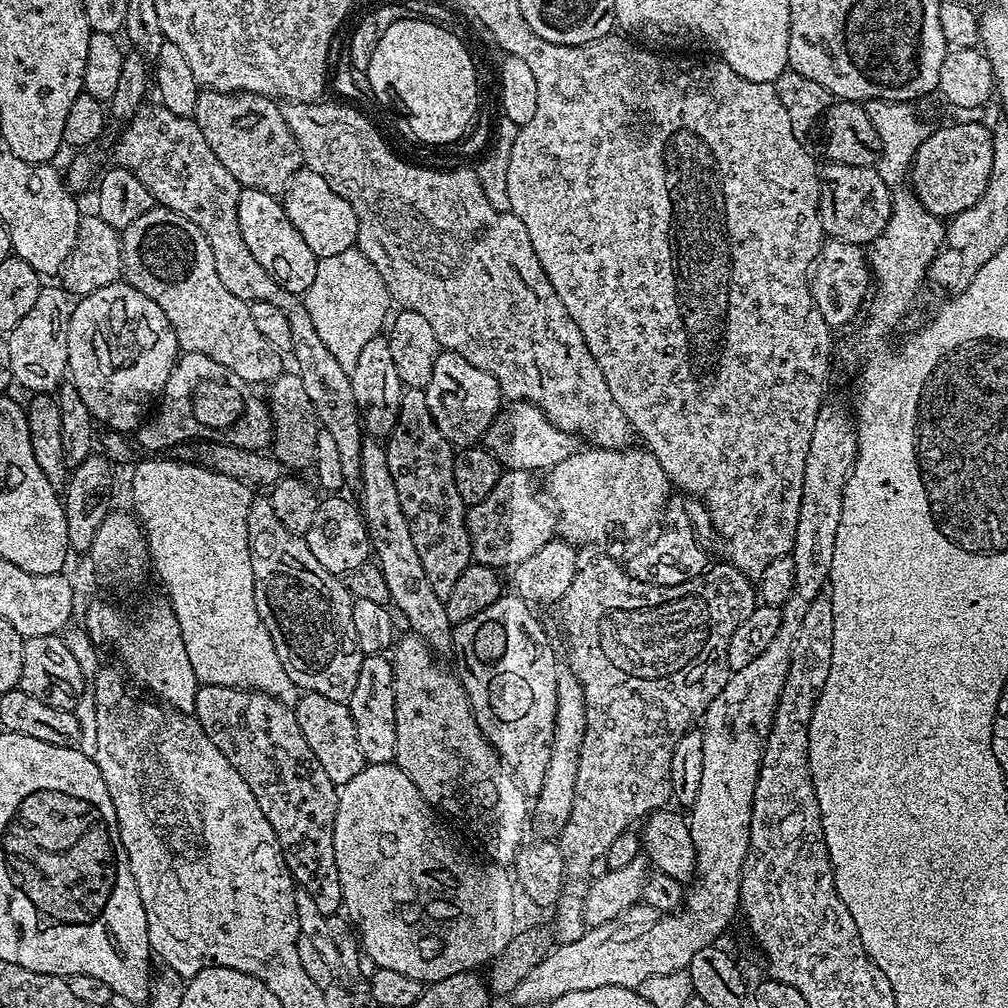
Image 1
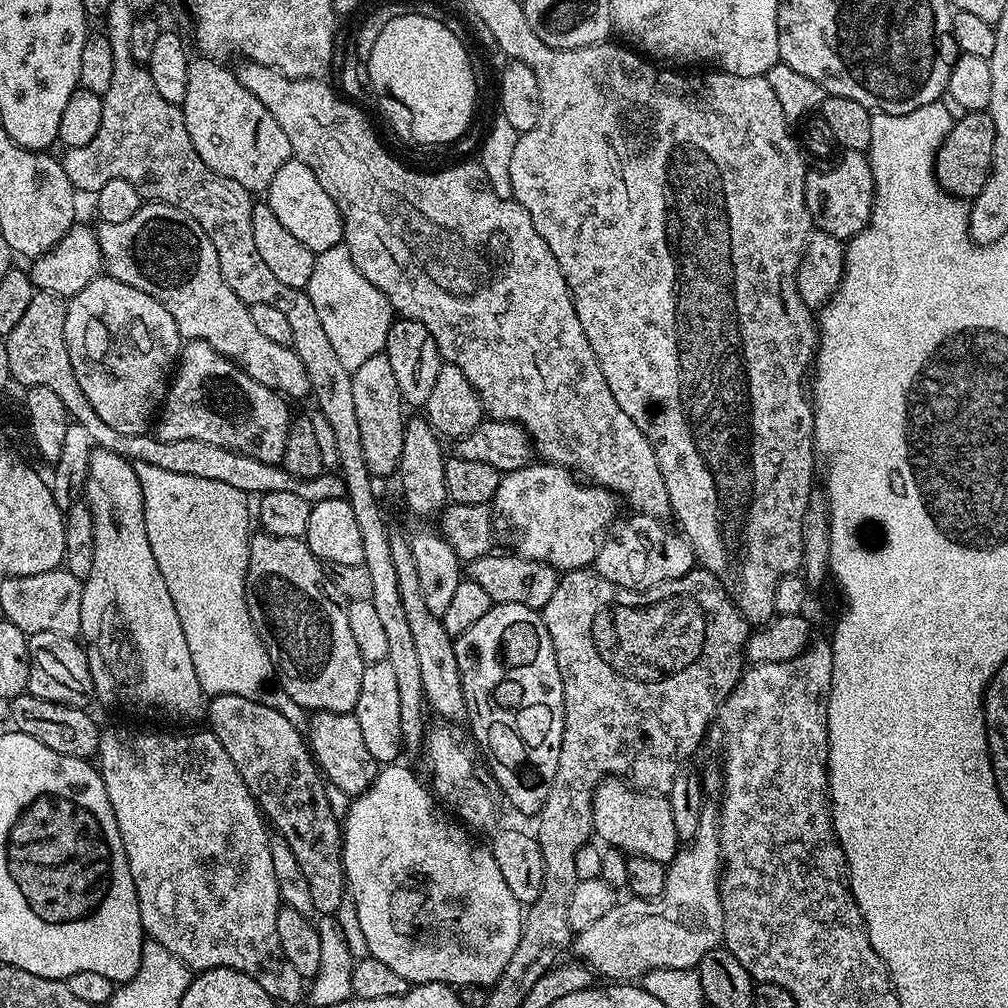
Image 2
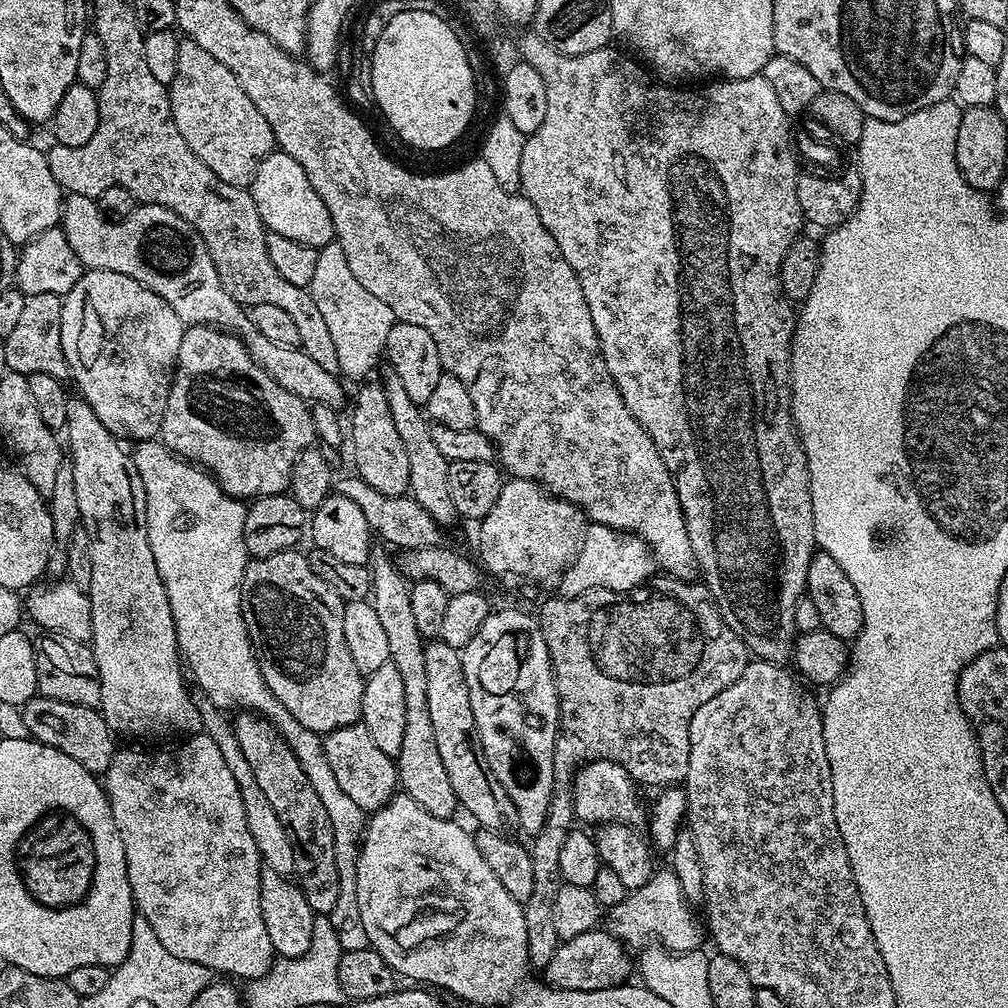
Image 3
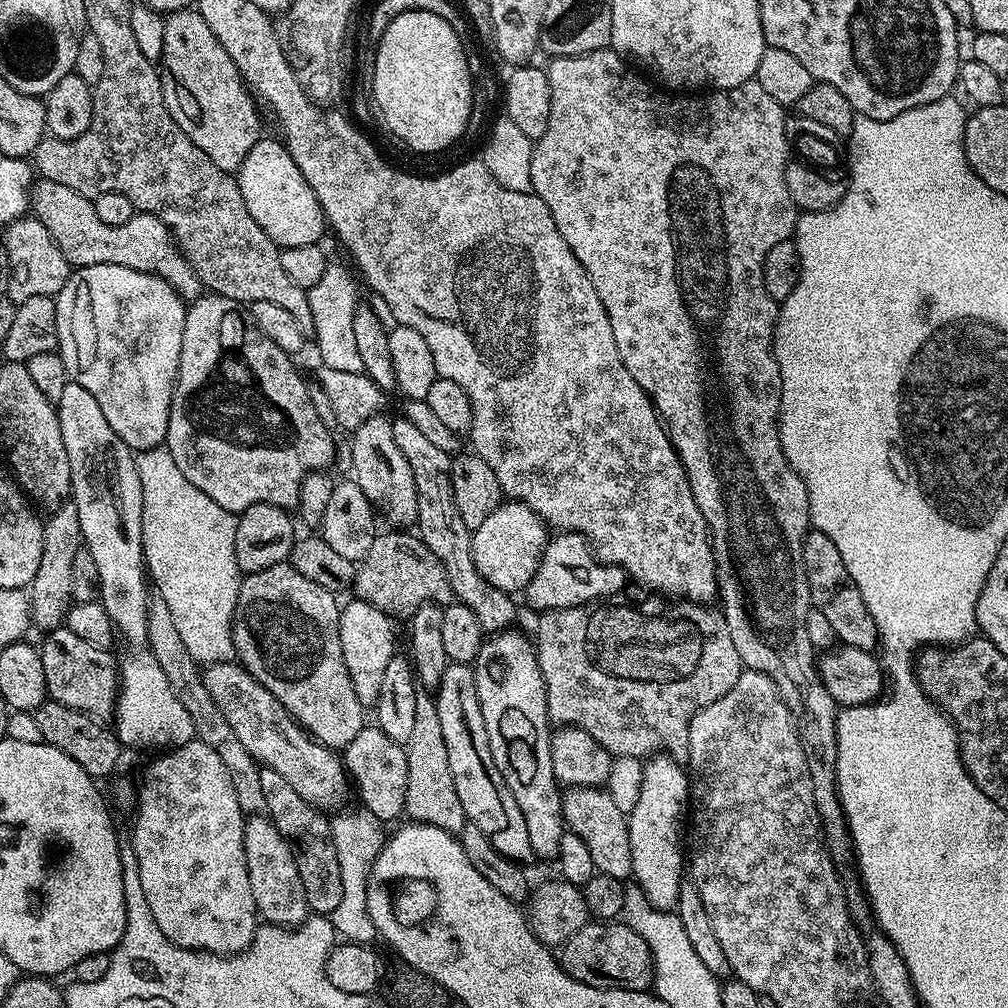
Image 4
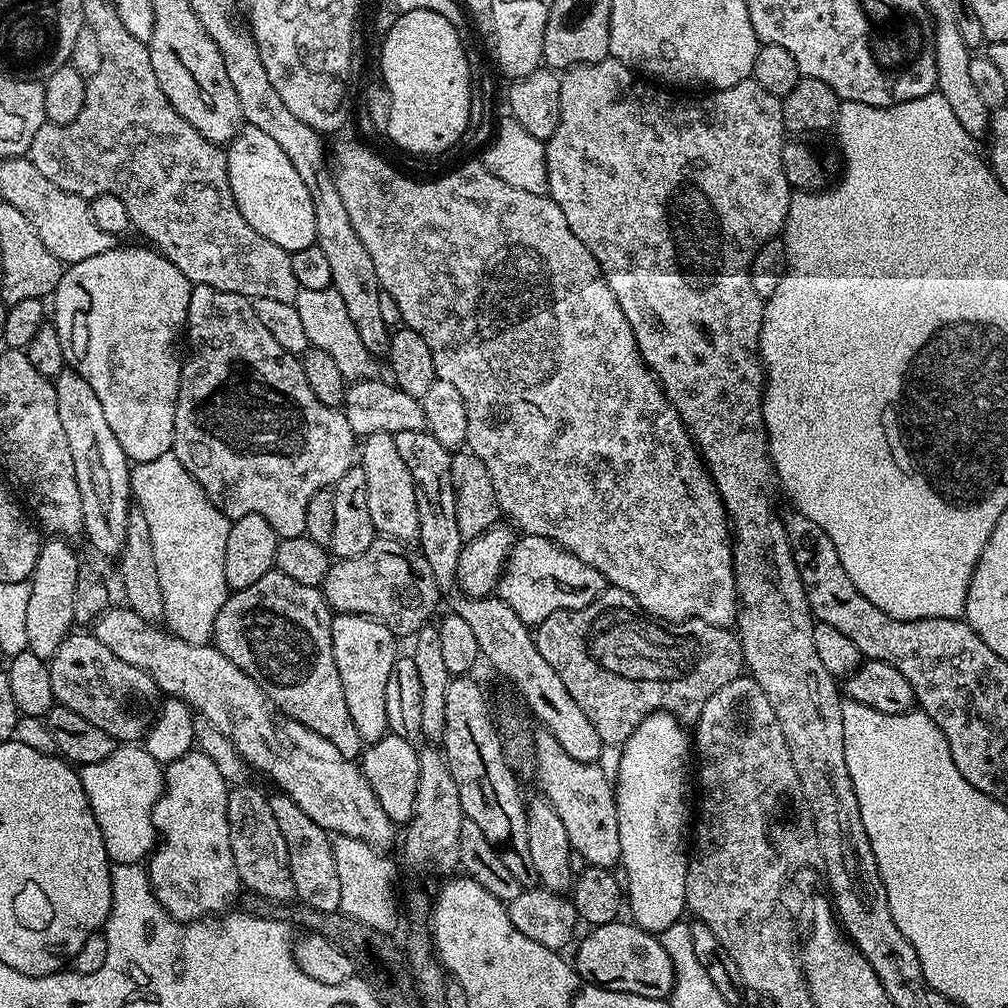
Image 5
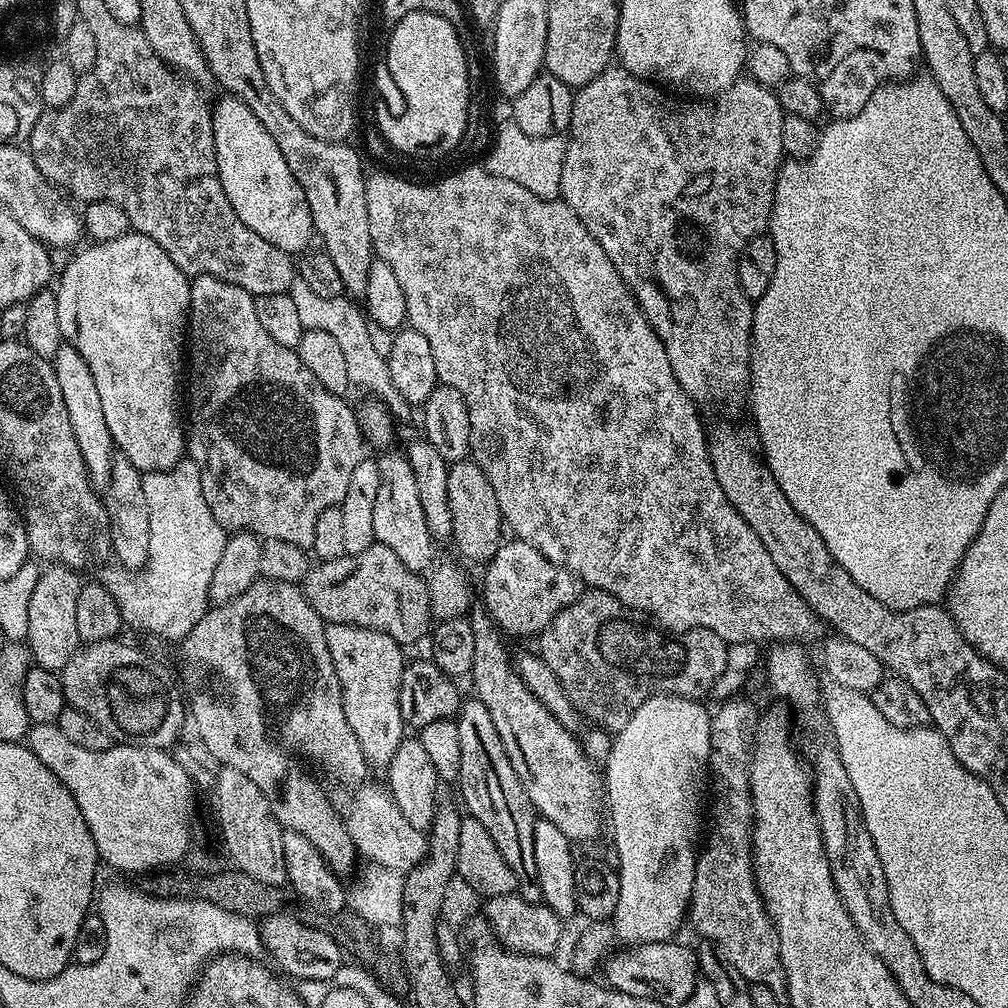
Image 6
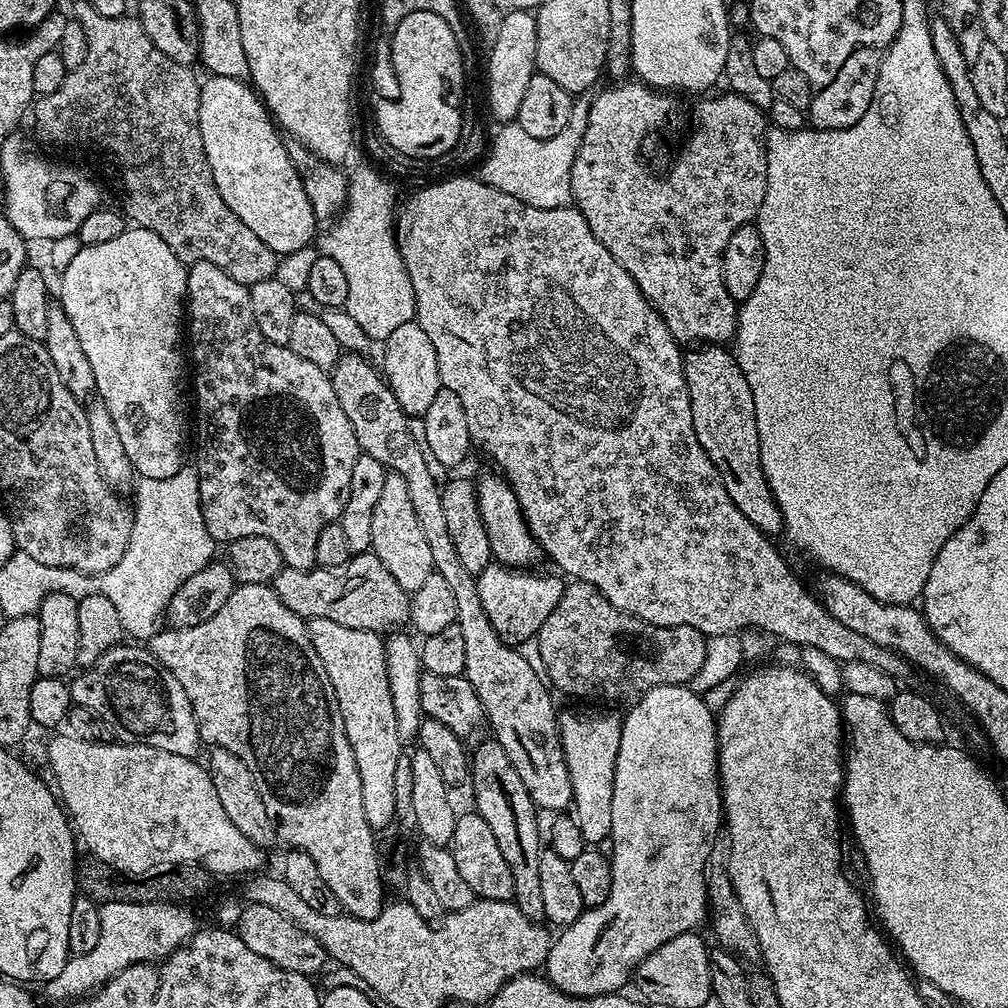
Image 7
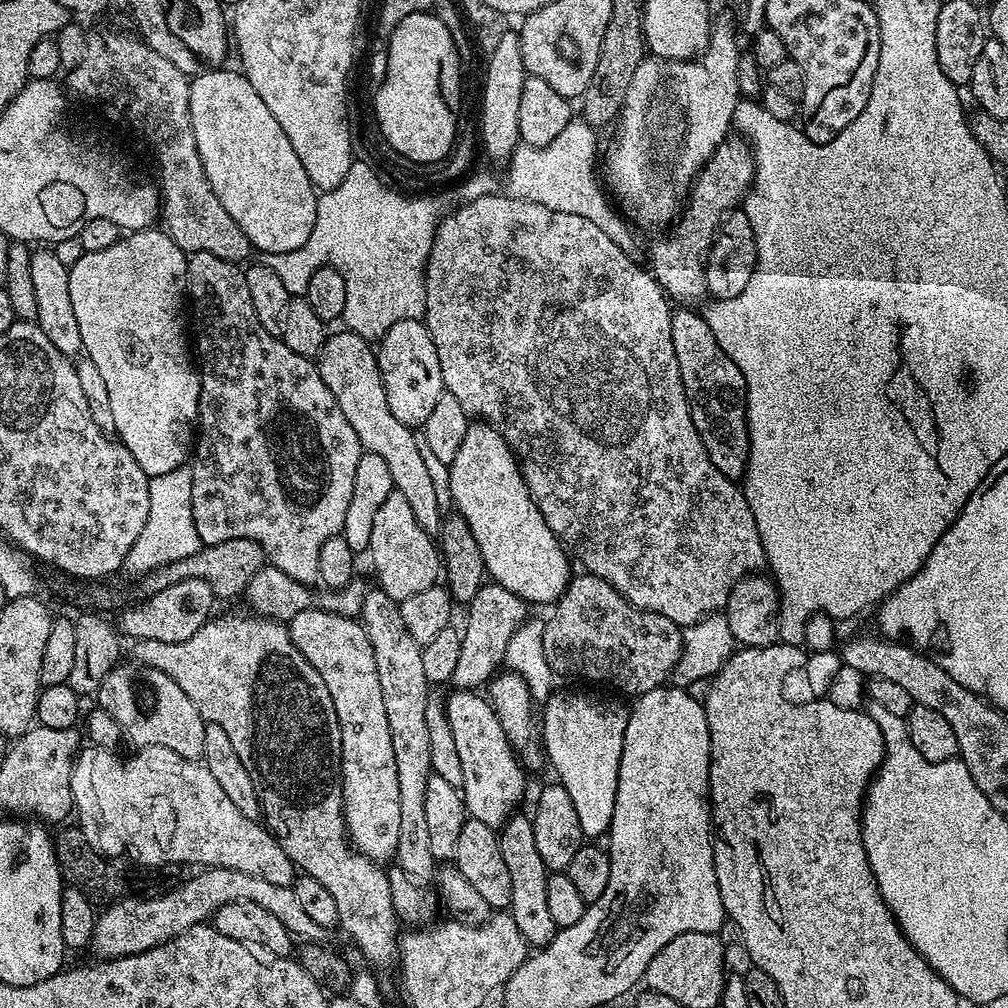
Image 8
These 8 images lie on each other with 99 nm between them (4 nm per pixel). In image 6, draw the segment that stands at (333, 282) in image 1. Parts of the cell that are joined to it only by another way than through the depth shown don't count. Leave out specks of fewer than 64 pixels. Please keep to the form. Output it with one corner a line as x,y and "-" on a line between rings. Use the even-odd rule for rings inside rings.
298,278
293,279
288,293
290,298
294,298
296,313
305,329
326,330
326,334
334,334
334,339
337,340
338,347
342,349
346,361
346,371
350,373
351,387
362,388
366,391
364,393
383,400
389,412
392,413
393,421
401,425
410,423
412,412
414,412
413,405
408,404
406,398
402,398
402,394
398,394
398,390
394,387
385,353
376,345
376,340
372,337
373,329
361,305
347,295
338,298
321,298
320,295
314,294
314,290
310,290
310,286
306,286
306,282

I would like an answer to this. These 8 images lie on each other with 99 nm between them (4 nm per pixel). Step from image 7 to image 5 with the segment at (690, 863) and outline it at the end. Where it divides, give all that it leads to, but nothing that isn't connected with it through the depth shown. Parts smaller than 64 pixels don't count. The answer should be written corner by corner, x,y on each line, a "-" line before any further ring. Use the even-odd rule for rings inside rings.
651,712
649,716
647,716
647,718
645,718
644,721
642,721
641,724
636,727
636,729
634,730
634,734
630,734
630,738
624,741
622,747
619,749
619,752
621,751
620,765
618,765
616,768
616,776
614,772
614,787
616,789
616,809
618,810
618,842
620,843
620,864
624,865
624,867
626,868
626,872
629,875
629,886
626,889
626,908
627,911
628,908
630,911
632,911
631,919
639,928
653,934
661,934
662,932
666,931
668,927
673,926
674,923
680,922
686,912
686,870
688,869
689,853
686,851
686,844
684,848
684,840
682,837
680,837
680,835
682,835
683,832
687,830
687,828
689,831
690,828
690,812
688,816
688,776
690,780
690,768
688,772
688,760
690,764
690,732
689,729
687,732
687,730
684,728
687,727
685,727
685,725
681,723
681,721
677,720
671,712

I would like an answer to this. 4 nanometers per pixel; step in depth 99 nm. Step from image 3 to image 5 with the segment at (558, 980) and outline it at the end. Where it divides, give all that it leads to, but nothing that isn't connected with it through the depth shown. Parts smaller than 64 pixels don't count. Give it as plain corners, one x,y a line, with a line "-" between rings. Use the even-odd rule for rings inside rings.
623,919
611,920
609,924
598,924
587,929
588,933
584,937
579,937
576,948
576,960
574,967
576,973
586,982
597,984
603,988
609,988
615,992
625,992
626,994
638,994
642,998
654,998
655,1000
668,1000
675,986
674,964
670,960
670,955
663,948
660,940
653,935
639,928
634,922
623,924

